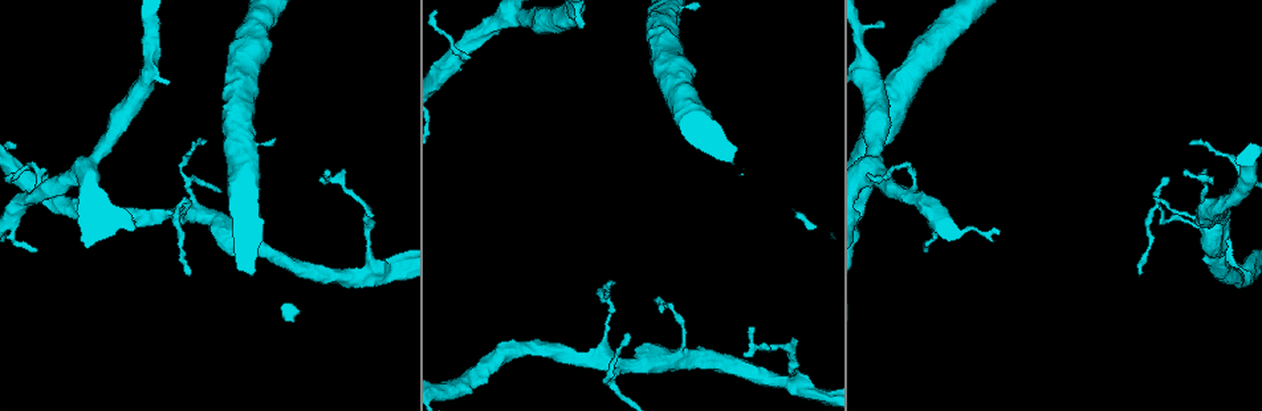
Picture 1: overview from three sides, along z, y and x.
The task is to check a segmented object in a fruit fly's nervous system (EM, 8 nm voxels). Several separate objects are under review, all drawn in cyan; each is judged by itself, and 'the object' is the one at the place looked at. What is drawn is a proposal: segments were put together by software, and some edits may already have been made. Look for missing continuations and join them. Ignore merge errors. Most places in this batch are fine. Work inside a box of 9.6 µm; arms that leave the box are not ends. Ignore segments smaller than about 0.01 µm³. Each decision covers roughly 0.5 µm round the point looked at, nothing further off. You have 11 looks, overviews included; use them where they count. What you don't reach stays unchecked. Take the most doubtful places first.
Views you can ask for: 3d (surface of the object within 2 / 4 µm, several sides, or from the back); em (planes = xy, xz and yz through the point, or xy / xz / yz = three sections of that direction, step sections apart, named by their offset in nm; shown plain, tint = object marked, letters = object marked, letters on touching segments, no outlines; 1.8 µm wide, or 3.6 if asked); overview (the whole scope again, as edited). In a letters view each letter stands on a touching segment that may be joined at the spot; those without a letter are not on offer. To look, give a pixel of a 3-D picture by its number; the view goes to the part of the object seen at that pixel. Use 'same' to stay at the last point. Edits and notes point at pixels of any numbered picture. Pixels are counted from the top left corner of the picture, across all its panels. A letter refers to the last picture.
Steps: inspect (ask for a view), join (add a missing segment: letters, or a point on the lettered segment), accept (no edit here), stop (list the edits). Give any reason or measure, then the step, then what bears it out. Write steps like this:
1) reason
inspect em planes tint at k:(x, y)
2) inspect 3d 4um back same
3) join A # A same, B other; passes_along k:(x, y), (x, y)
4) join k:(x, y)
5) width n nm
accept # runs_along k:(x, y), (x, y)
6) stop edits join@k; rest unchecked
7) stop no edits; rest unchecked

inspect em planes tint at 1:(186, 216)

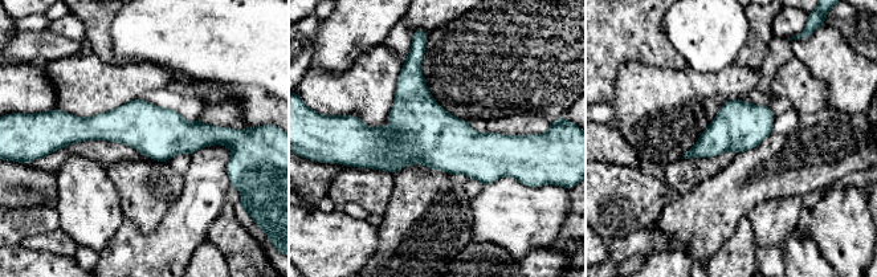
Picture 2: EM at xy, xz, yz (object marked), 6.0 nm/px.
what lies round it
inspect em planes letters same

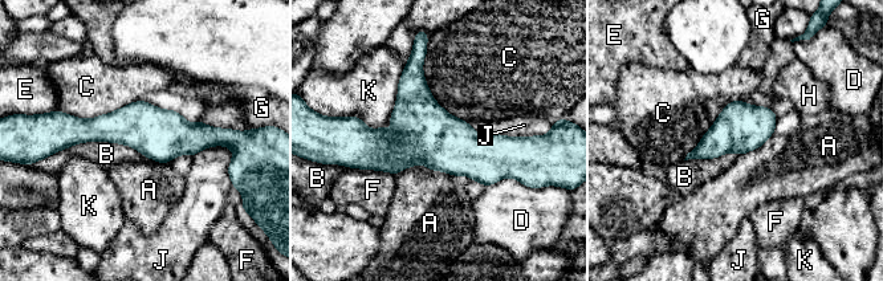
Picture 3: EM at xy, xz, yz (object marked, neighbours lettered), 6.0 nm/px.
longest_contact B 550 nm
accept # A other, B other, C other, D other, E other, F other, G other, H other, J other, K other; runs_along 3:(359, 133), (374, 146), (519, 146); no lettered segment goes on from it

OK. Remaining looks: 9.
inspect 3d 2um at 1:(923, 249)

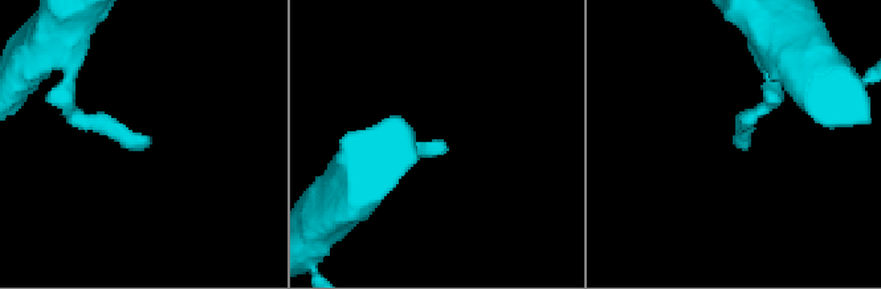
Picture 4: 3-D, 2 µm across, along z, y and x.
shape alone is not enough
inspect em yz step 16 letters at 4:(734, 143)

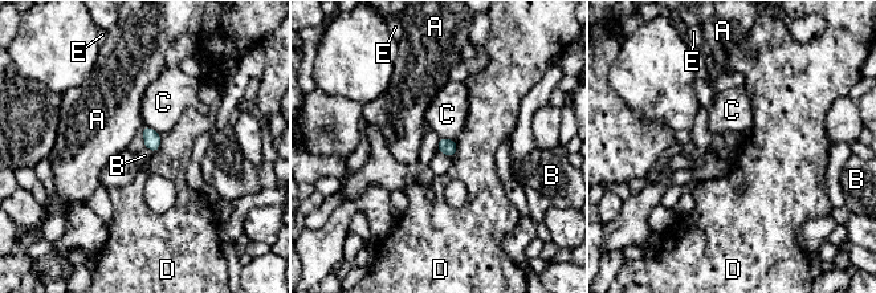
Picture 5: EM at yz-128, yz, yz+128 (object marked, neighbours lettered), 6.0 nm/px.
inspect em planes letters same

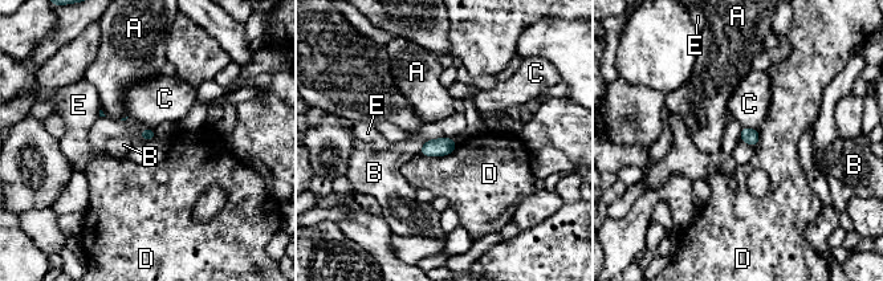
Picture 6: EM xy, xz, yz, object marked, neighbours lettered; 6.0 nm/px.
accept # A other, B other, C other, D other, E other; border 6:(743, 126), (757, 130); none of them fits

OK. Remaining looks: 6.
inspect em planes tint at 1:(611, 283)

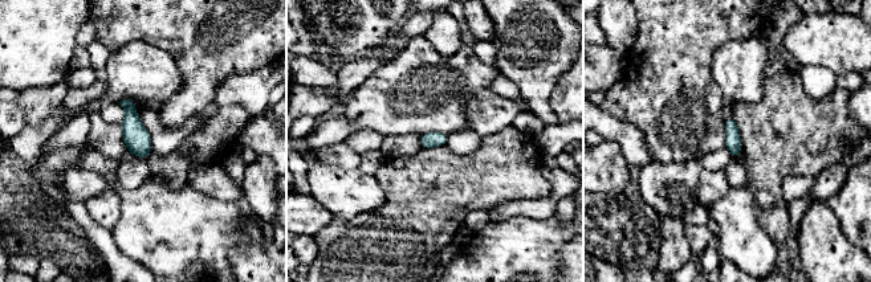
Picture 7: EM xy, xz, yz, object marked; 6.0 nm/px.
inspect em planes letters same

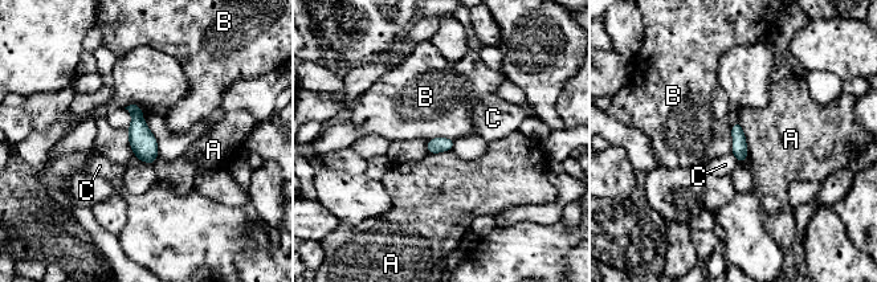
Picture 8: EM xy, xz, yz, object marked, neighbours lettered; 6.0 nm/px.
accept # A other, B other, C other; border 8:(730, 125), (731, 152); none of them fits

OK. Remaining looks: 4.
inspect em planes plain at 1:(884, 27)

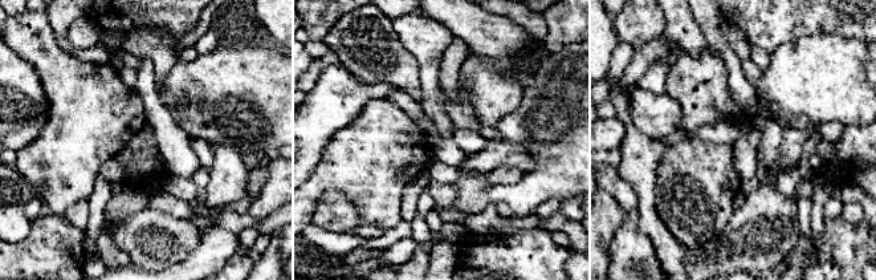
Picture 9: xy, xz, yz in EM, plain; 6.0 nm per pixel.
see the neighbours
inspect em planes letters same

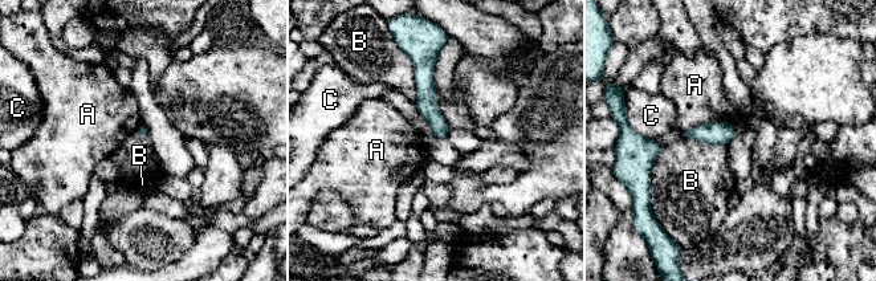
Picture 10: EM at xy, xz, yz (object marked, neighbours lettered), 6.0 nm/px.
accept # A other, B other, C other; border 10:(404, 53), (412, 64), (415, 104); no lettered segment goes on from it

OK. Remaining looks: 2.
stop no edits; rest unchecked

